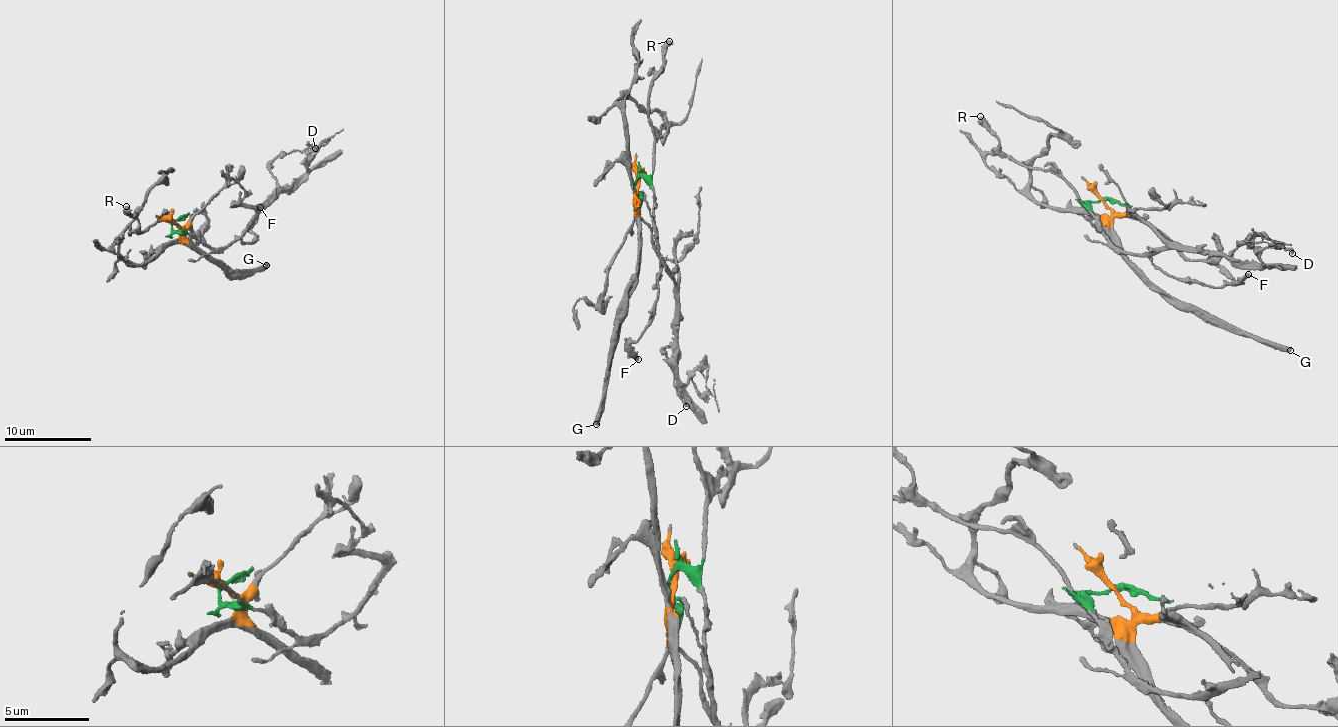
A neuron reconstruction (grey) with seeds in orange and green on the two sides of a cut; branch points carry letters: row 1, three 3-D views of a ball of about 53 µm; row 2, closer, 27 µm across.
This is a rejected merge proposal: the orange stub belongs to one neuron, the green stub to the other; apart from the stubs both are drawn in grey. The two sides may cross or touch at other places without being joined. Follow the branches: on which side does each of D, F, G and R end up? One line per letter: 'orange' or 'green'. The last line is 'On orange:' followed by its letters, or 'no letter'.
D: green
F: green
G: orange
R: green
On orange: G

